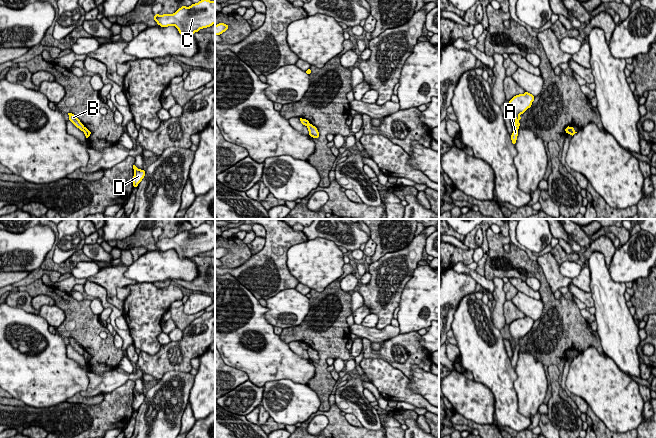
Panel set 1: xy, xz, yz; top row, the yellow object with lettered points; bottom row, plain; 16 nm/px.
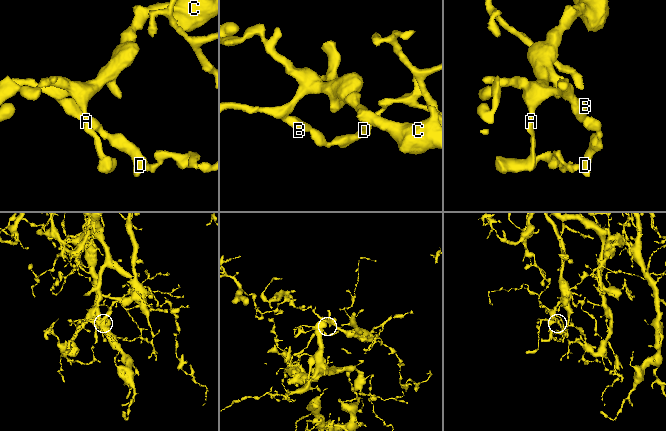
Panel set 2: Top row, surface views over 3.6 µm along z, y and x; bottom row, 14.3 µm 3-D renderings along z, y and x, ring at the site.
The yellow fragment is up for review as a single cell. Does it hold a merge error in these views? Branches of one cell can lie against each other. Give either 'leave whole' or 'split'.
split

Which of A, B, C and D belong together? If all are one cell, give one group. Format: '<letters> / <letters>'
A B C / D

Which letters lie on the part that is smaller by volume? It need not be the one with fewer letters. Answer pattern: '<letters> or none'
D

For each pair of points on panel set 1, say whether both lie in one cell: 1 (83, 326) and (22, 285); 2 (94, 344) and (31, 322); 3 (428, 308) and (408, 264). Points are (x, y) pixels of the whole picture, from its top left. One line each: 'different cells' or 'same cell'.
1: same cell
2: different cells
3: different cells

